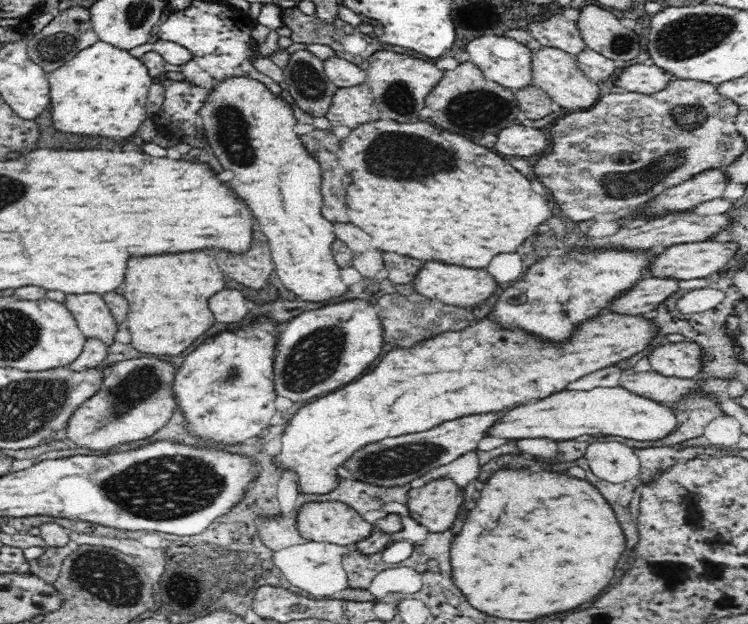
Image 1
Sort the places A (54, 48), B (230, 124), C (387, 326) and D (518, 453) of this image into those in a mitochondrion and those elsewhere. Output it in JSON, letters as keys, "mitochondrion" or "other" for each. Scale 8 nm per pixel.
{"A":"mitochondrion","B":"mitochondrion","C":"other","D":"other"}

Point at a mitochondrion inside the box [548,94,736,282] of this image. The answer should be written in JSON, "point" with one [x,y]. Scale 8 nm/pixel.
{"point":[631,183]}

